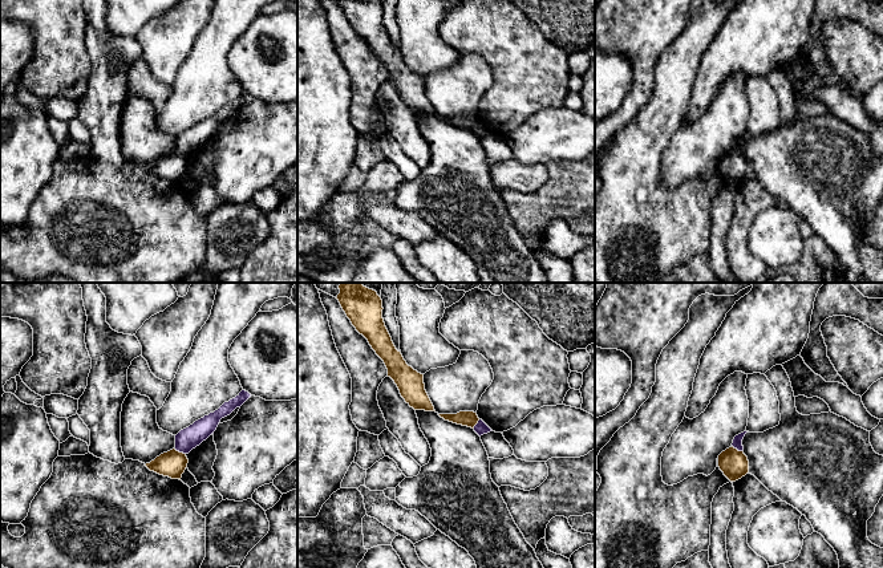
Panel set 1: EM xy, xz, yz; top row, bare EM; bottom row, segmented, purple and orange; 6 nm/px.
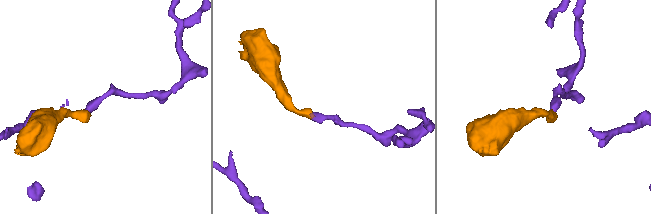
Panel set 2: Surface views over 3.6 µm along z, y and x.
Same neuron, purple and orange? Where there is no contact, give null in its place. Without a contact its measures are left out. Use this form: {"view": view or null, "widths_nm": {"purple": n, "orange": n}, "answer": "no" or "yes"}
{"view": "yz", "widths_nm": {"purple": 60, "orange": 170}, "answer": "no"}

